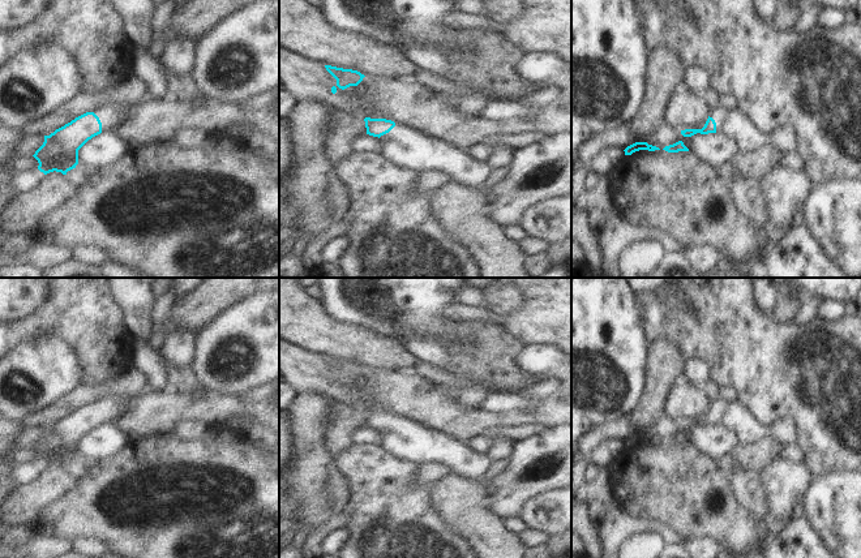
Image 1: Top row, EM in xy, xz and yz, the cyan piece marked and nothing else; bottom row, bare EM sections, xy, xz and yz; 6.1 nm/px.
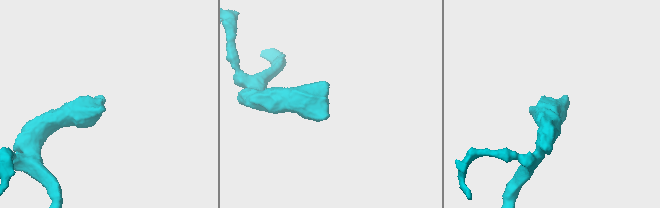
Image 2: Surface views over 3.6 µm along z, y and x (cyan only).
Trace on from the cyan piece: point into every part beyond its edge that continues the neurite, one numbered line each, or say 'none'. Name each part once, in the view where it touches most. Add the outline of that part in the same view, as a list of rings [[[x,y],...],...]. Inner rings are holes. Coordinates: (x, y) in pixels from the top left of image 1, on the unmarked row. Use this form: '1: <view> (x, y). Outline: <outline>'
1: xy (111, 408). Outline: [[[110,396],[93,404],[99,409],[103,425],[115,425],[127,405],[127,400],[124,396]]]

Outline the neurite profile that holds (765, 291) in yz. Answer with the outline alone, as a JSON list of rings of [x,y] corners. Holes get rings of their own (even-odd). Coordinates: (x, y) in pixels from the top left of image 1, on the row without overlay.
[[[758,278],[753,284],[755,305],[764,314],[772,316],[778,293],[778,286],[770,278]]]

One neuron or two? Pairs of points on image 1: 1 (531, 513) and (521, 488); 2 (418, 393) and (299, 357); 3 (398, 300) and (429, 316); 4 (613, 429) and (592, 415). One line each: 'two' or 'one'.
1: two
2: one
3: one
4: two

